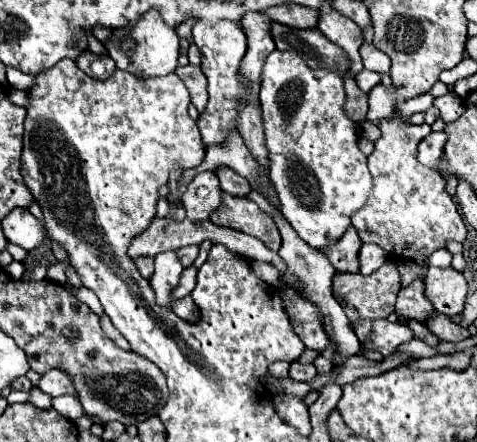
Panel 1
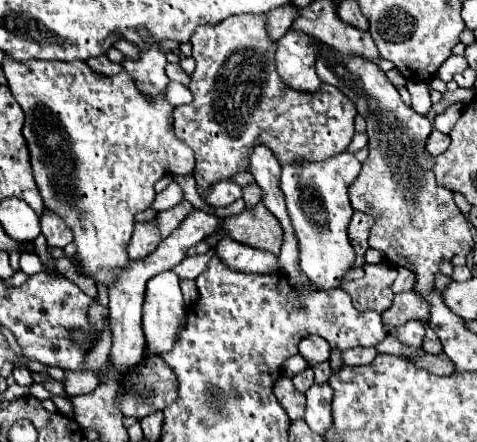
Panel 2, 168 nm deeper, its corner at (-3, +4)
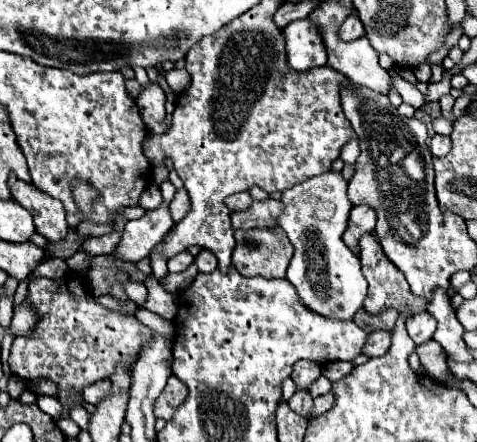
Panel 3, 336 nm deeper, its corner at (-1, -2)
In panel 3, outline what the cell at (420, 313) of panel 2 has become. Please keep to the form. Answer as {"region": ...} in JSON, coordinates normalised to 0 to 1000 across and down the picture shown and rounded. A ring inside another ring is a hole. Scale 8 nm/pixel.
{"region":[[[788,747],[776,756],[767,783],[763,783],[763,801],[784,810],[784,805],[801,805],[813,796],[822,774],[822,747]]]}

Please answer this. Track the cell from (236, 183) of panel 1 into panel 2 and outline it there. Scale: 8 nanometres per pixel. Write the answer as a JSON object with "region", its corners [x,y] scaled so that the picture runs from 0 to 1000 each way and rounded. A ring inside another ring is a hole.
{"region":[[[524,416],[512,425],[512,457],[516,457],[516,471],[532,471],[545,452],[549,452],[549,430],[537,421],[537,416]]]}

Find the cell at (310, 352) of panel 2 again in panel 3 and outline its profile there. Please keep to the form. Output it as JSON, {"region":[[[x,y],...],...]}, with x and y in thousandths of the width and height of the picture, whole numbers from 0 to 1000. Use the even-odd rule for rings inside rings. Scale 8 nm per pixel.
{"region":[[[629,814],[616,824],[616,842],[612,842],[612,860],[621,864],[625,882],[650,878],[650,869],[675,846],[675,828],[662,819],[646,819],[646,814]]]}

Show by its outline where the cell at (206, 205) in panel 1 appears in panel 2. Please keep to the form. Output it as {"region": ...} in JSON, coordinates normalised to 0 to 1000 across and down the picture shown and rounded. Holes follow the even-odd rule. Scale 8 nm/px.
{"region":[[[457,412],[428,443],[432,462],[444,466],[444,471],[478,466],[478,462],[503,452],[503,448],[507,448],[507,425],[499,416],[491,416],[491,412]]]}

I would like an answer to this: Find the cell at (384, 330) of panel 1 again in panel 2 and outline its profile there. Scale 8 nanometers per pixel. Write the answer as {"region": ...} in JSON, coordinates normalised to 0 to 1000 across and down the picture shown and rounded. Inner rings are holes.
{"region":[[[860,724],[843,742],[834,742],[834,769],[855,783],[885,783],[893,756],[893,724]]]}

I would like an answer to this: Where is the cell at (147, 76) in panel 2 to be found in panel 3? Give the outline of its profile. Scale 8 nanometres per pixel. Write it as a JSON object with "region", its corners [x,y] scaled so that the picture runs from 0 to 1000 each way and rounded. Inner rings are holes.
{"region":[[[310,186],[306,195],[298,195],[294,217],[285,222],[285,235],[289,235],[298,271],[314,299],[344,303],[352,294],[348,276],[344,276],[344,267],[348,267],[348,253],[344,253],[348,208],[340,204],[340,195],[331,186]]]}

